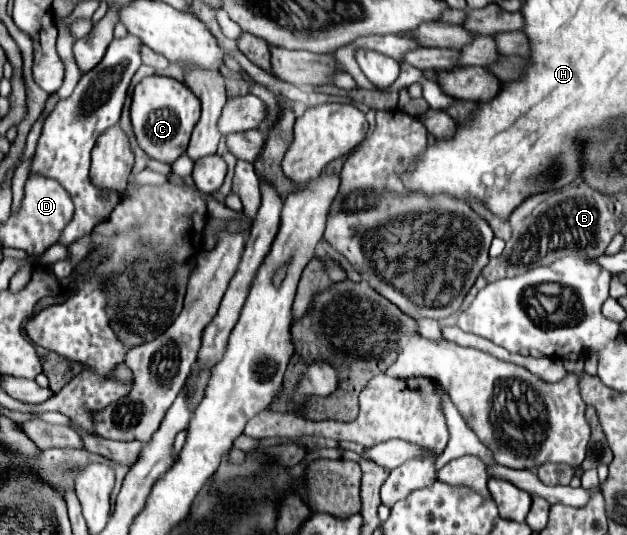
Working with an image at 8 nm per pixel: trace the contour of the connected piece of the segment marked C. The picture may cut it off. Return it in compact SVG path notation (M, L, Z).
M154 74L136 84L132 94L130 118L140 148L150 158L172 164L188 148L190 134L200 118L200 100L180 80Z

